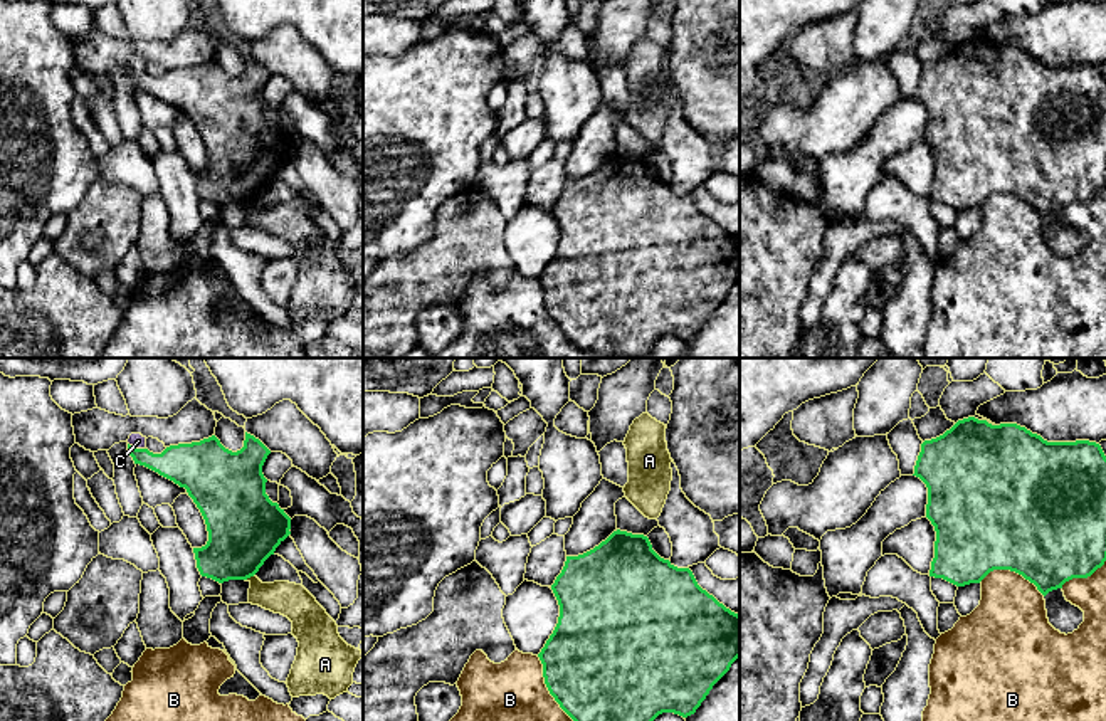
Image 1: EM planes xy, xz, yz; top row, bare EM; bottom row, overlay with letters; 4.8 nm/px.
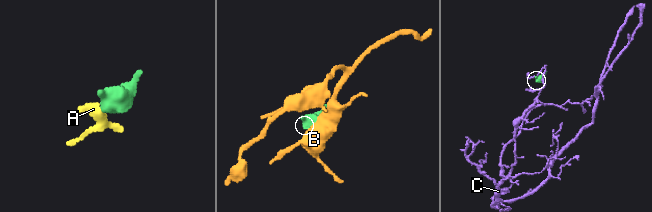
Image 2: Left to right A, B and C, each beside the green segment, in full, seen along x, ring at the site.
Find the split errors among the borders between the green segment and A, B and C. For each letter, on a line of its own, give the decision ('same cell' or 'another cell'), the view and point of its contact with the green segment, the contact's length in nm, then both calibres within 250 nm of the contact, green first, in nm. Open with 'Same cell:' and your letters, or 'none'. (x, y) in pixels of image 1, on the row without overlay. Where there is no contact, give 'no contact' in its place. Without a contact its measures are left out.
Same cell: none
A: another cell; meets green in xy at (249, 200); contact 60 nm long; 360 nm thick on the green side, 160 nm on the other
B: another cell; meets green in xz at (565, 335); contact 550 nm long; 500 nm thick on the green side, 480 nm on the other
C: another cell; meets green in xy at (135, 71); contact 90 nm long; 200 nm thick on the green side, 70 nm on the other

